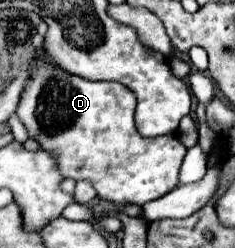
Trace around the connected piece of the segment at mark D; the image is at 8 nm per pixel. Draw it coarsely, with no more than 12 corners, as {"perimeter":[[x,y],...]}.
{"perimeter":[[37,47],[17,115],[117,205],[179,185],[187,149],[141,137],[121,83]]}

